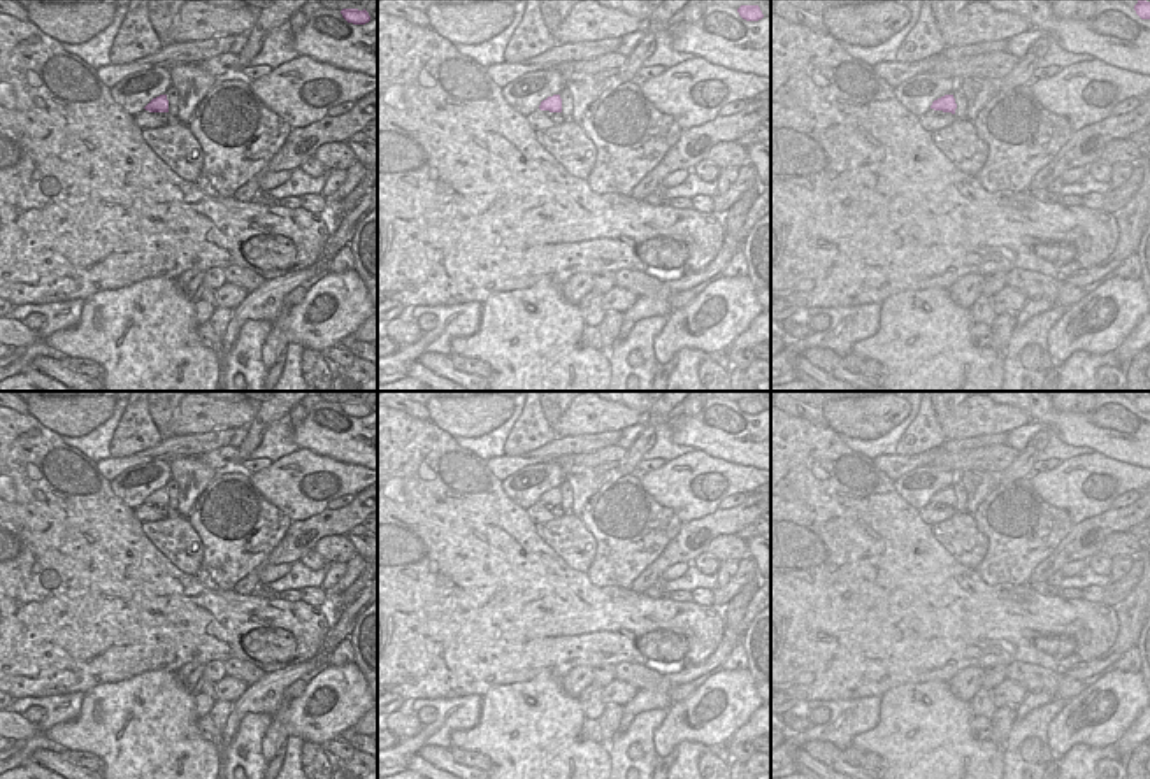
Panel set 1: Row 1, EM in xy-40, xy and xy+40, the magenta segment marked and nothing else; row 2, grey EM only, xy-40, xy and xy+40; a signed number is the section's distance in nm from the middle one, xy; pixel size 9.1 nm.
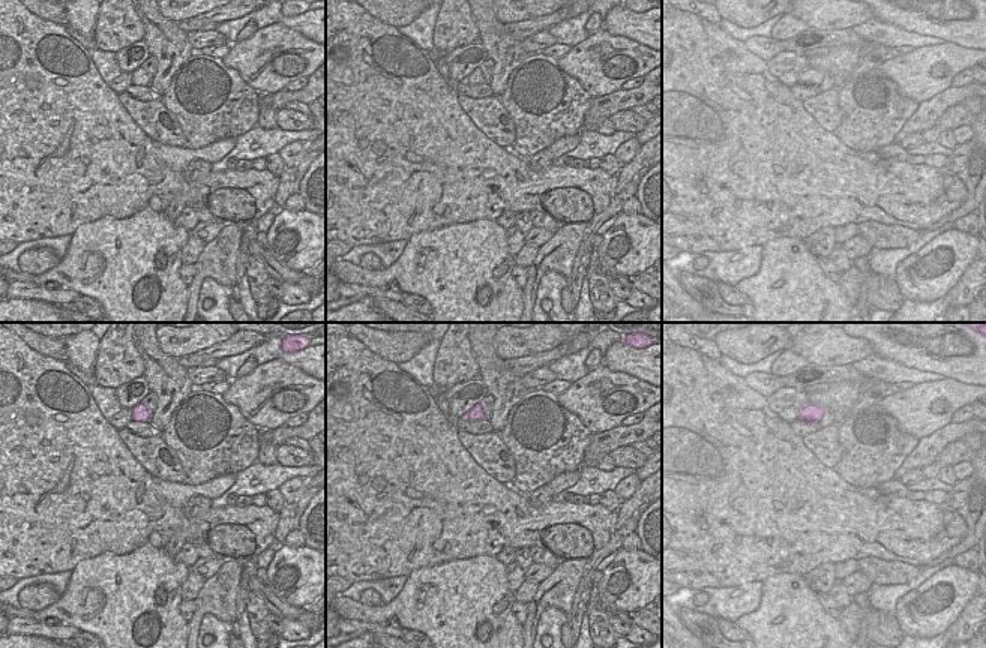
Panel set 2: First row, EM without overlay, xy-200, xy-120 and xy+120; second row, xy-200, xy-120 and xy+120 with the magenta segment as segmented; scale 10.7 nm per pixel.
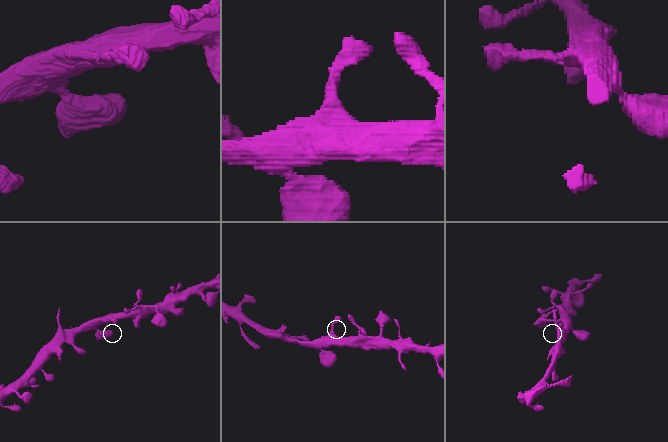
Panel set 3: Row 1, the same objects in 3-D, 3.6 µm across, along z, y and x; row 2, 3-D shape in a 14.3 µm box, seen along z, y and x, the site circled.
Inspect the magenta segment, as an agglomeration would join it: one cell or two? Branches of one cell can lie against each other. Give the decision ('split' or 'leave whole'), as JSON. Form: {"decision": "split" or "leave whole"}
{"decision": "leave whole"}

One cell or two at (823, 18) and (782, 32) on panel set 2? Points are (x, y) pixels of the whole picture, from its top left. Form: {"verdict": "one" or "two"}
{"verdict": "two"}

